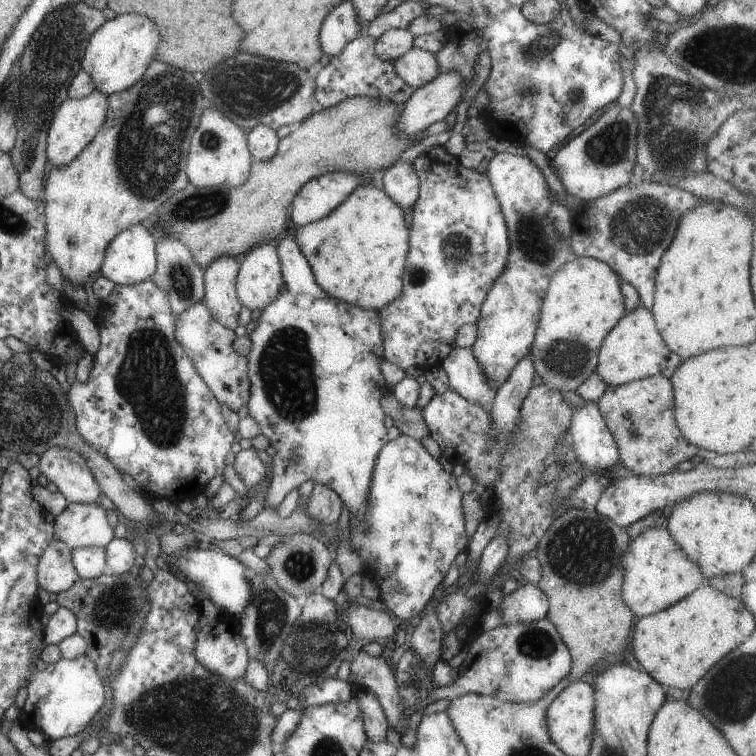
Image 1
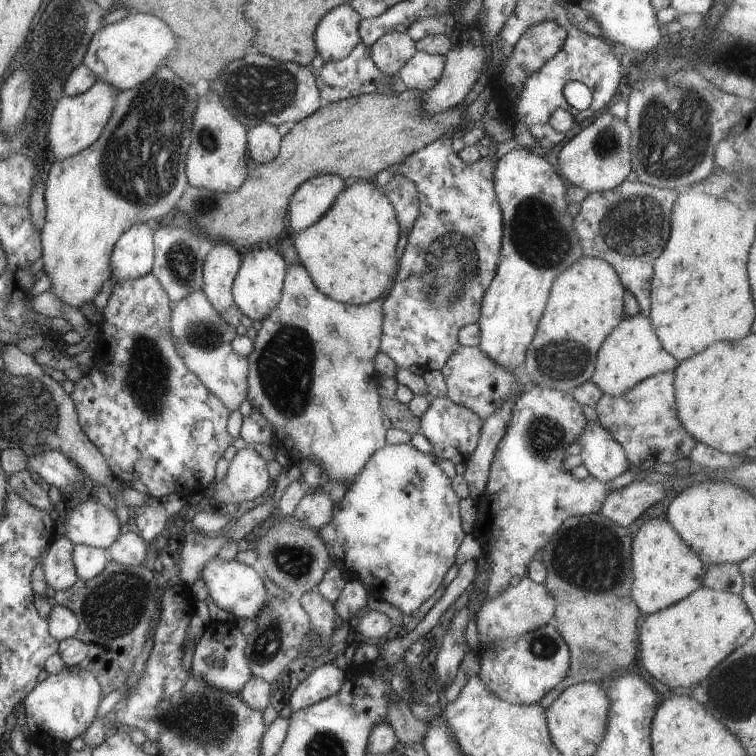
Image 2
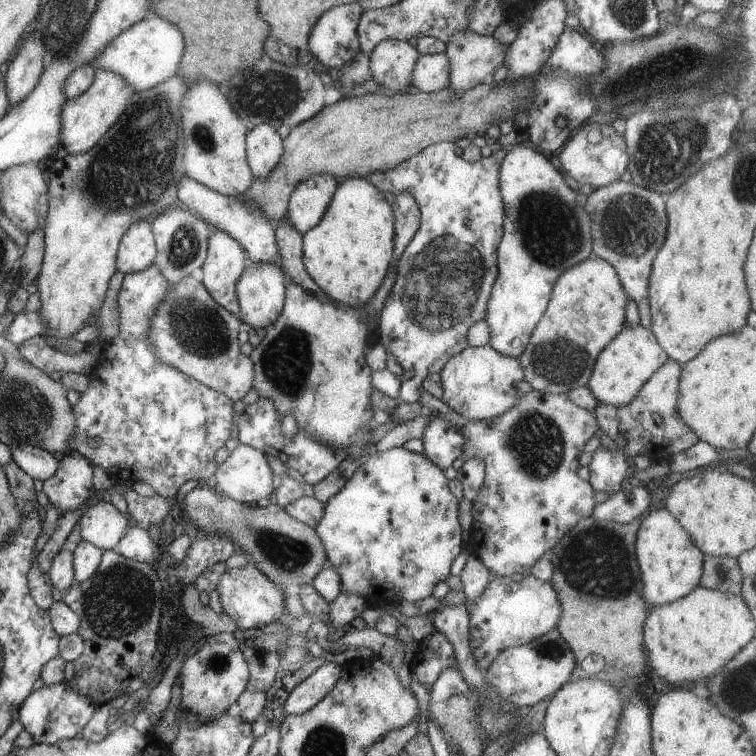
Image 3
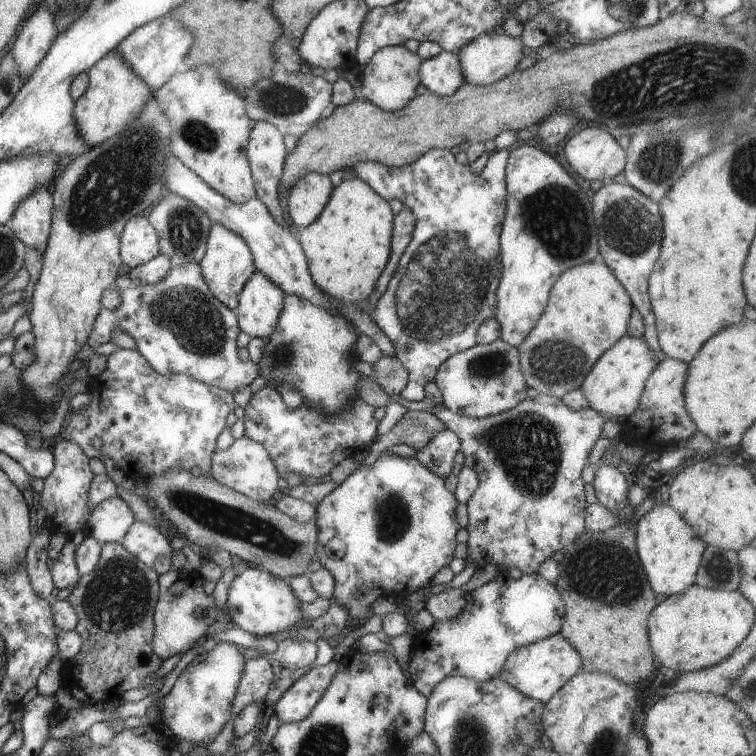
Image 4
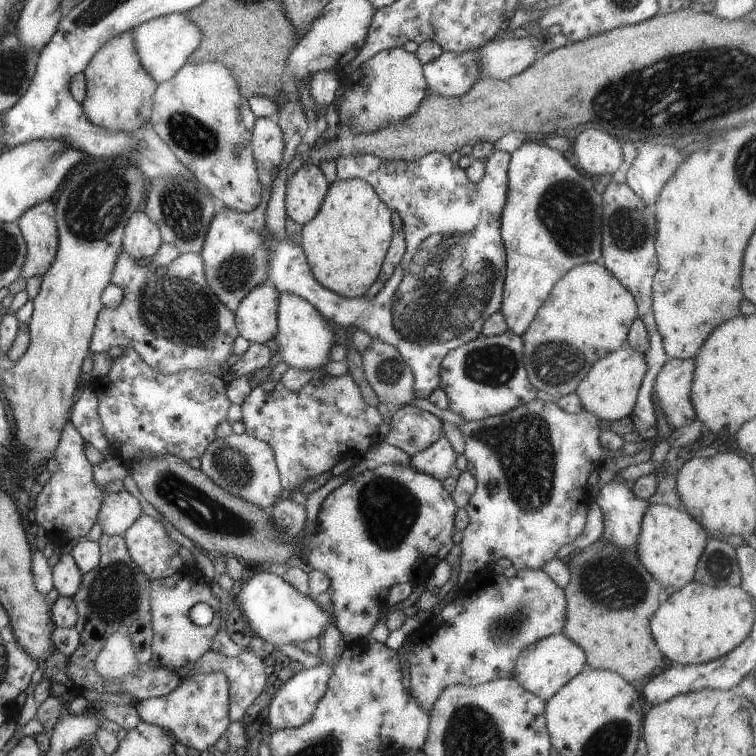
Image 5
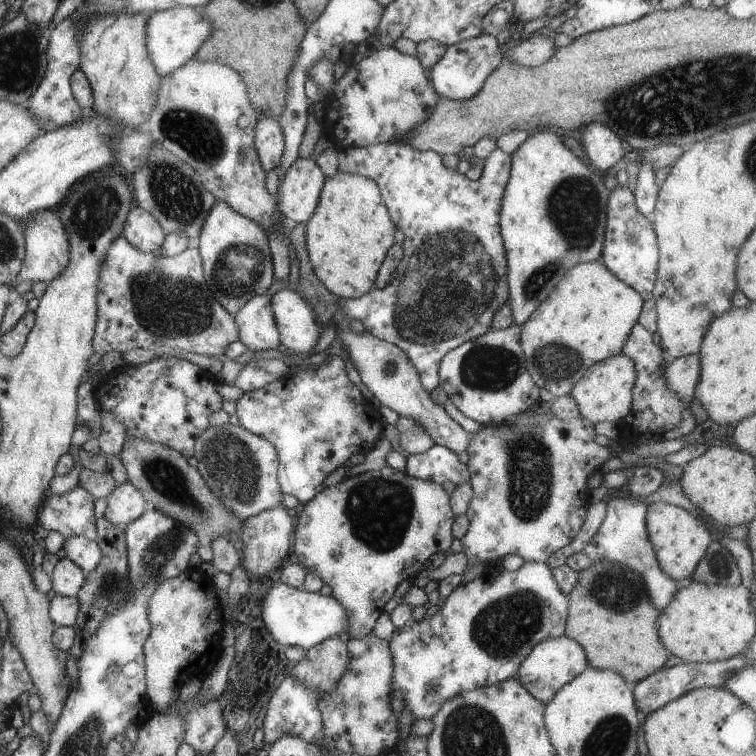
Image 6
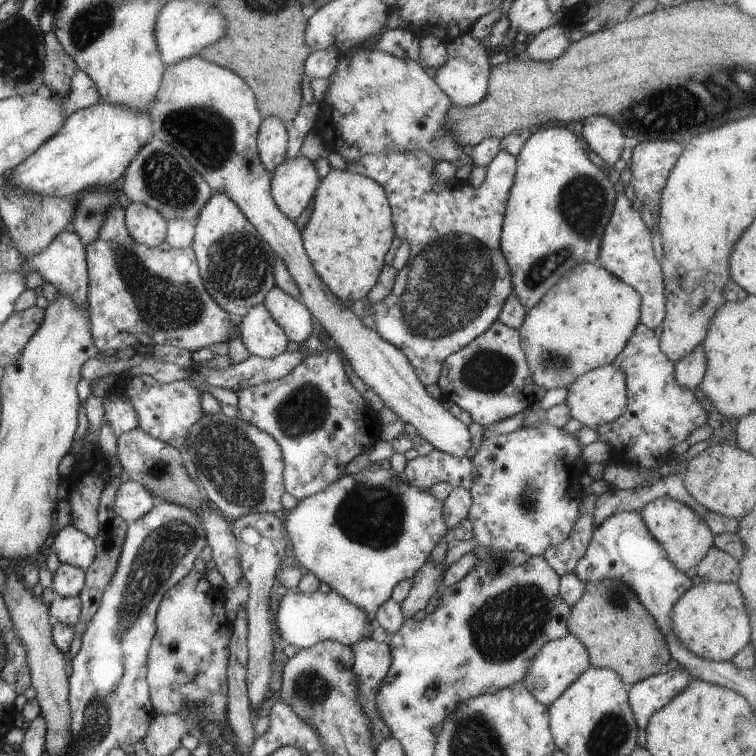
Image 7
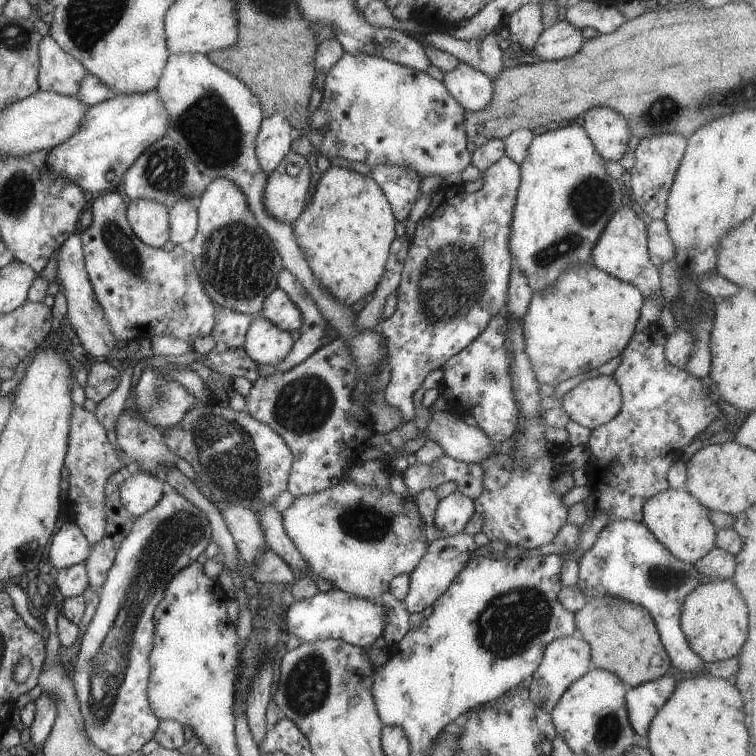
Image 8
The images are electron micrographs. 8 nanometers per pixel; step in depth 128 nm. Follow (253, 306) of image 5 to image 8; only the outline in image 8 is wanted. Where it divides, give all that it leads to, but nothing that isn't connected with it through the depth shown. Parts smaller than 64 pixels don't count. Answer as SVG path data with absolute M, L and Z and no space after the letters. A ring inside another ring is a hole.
M258 314L252 321L248 332L246 333L244 346L248 356L258 364L277 365L288 356L288 353L294 346L294 343L295 342L292 339L290 332L283 331L281 328L278 328L278 326L272 324L269 320L266 320Z

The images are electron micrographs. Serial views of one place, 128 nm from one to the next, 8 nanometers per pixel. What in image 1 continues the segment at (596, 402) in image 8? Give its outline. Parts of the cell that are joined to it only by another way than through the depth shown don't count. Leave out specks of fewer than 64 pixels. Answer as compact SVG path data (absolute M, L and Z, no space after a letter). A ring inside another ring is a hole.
M641 304L638 308L627 310L626 314L618 321L618 324L614 325L614 328L602 341L595 371L608 385L617 387L618 385L628 384L630 381L643 379L652 375L664 375L670 379L683 361L667 347L662 335L656 328L653 312Z

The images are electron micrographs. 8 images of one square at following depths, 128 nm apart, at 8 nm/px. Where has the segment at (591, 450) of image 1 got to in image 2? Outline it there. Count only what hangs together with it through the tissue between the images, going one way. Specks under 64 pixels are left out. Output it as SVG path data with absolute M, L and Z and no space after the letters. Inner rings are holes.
M588 422L576 441L582 446L580 456L591 478L608 484L631 468L624 447L601 424Z

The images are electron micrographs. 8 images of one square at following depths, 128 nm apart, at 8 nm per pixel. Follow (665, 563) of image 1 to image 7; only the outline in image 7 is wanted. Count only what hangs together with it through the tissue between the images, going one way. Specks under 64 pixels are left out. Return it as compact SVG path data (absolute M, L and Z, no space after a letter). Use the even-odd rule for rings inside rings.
M671 498L651 500L644 506L641 515L651 535L665 548L667 558L685 573L693 573L695 566L714 546L715 534L698 513L682 501Z

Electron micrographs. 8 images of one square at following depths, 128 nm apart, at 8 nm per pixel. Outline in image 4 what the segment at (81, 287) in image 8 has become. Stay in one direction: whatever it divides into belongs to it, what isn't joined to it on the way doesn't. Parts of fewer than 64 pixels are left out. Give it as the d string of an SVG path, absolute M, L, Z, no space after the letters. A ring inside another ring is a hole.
M40 187L19 203L7 225L27 248L36 249L43 254L50 238L52 215L53 196L48 188Z

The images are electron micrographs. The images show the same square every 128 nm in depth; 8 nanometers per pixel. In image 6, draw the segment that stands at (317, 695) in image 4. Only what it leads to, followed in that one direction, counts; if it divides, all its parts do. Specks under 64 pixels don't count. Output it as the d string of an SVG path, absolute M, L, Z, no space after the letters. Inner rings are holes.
M294 677L285 678L270 698L264 720L264 730L263 742L268 744L276 742L282 735L296 735L306 741L318 740L323 730L323 720L317 692L305 687Z

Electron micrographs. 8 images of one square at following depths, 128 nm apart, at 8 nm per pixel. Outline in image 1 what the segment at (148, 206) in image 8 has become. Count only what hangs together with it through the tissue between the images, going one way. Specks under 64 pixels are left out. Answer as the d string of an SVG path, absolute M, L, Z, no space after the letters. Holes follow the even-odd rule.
M138 223L119 232L105 250L100 272L115 285L131 285L151 278L157 265L156 234L147 223Z

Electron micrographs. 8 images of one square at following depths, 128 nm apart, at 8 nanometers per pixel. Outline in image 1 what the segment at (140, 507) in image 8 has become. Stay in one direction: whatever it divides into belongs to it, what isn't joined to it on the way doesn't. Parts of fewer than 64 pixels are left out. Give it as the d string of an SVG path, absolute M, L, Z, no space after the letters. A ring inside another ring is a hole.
M68 503L55 518L55 538L76 547L105 547L114 538L114 529L106 518L106 505Z

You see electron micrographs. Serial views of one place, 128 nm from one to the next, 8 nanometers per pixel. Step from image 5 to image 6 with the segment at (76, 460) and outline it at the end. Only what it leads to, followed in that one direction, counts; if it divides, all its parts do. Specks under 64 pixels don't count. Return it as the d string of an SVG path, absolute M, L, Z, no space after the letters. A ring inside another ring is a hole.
M80 485L68 494L53 495L48 493L39 510L38 524L41 524L49 531L57 530L65 540L72 535L82 535L94 541L97 537L97 518L94 517L94 502L94 496Z

